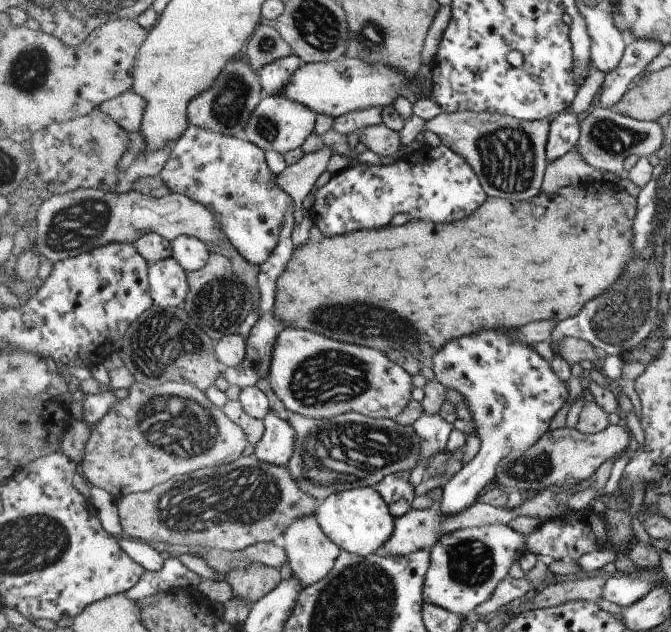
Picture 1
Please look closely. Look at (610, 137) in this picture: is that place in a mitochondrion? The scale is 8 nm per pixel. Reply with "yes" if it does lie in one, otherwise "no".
yes

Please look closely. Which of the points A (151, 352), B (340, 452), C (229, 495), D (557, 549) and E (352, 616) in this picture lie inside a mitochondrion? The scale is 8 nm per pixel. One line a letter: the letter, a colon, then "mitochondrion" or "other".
A: mitochondrion
B: mitochondrion
C: mitochondrion
D: other
E: mitochondrion

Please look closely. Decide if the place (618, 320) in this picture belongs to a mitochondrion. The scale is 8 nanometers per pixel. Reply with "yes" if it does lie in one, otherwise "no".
yes

